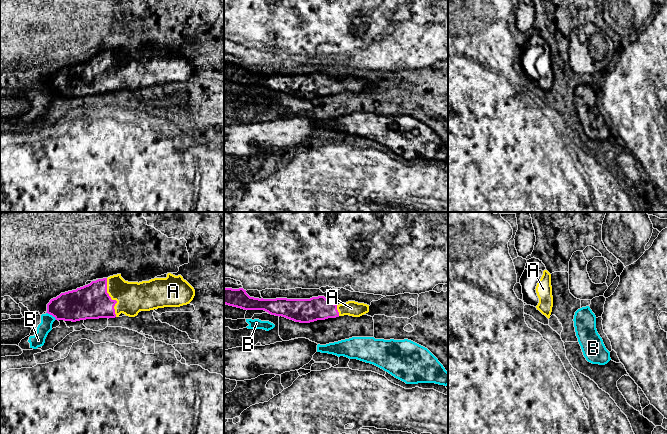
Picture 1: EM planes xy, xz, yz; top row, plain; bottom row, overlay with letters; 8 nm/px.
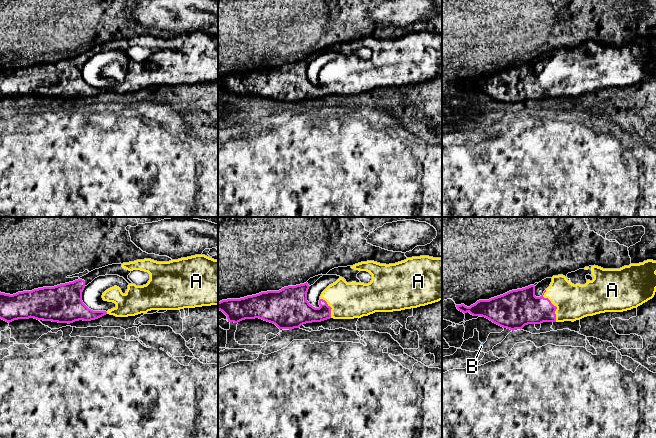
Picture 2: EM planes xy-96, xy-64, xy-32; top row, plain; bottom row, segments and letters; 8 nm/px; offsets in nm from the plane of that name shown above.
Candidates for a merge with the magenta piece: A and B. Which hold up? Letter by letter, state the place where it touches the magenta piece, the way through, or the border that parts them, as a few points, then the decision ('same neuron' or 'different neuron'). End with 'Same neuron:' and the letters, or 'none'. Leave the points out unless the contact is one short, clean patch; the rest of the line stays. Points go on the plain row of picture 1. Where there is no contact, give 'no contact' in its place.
A: xy (110, 74) | across xy (92, 77), (110, 74), (132, 73) | same neuron
B: xy (51, 90) | along xy (46, 88), (56, 95) | different neuron
Same neuron: A

